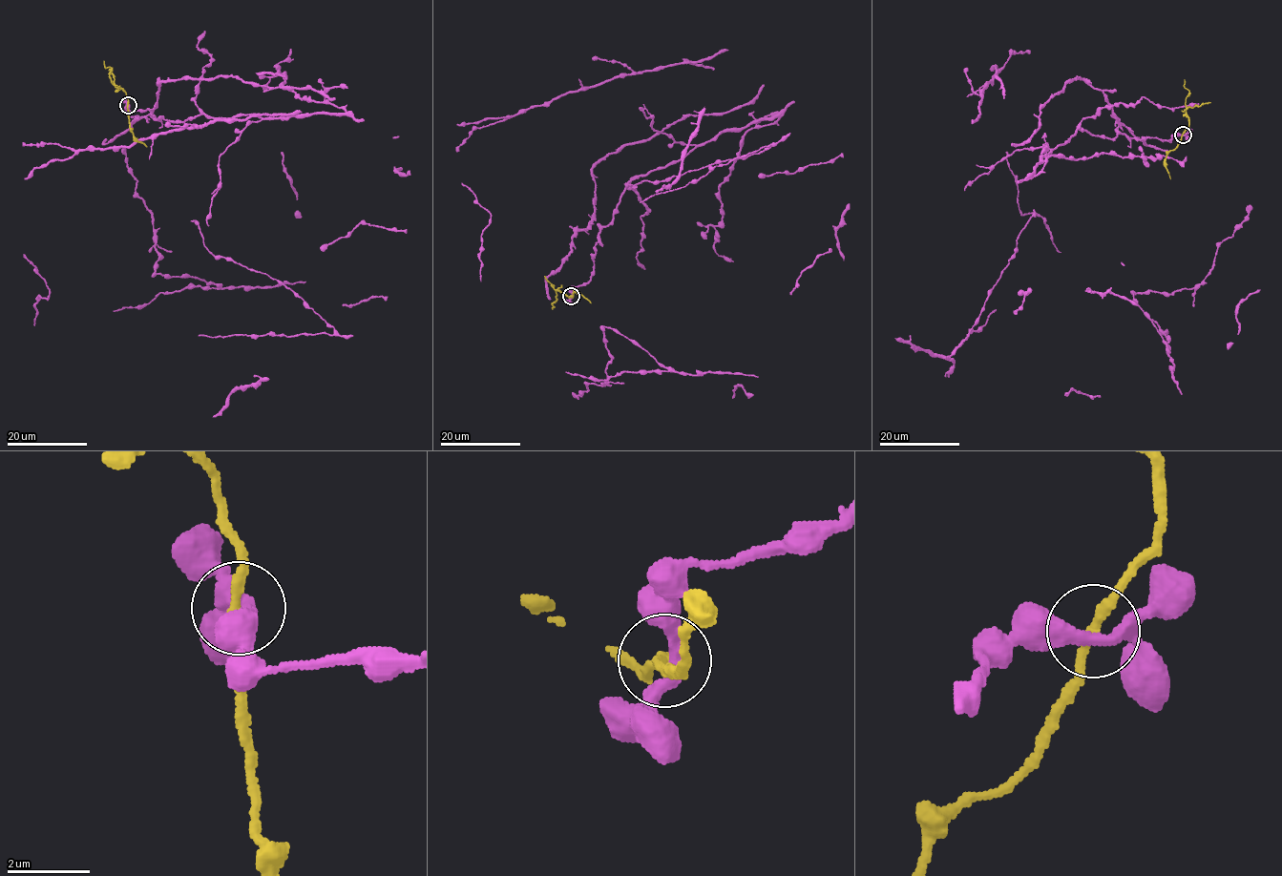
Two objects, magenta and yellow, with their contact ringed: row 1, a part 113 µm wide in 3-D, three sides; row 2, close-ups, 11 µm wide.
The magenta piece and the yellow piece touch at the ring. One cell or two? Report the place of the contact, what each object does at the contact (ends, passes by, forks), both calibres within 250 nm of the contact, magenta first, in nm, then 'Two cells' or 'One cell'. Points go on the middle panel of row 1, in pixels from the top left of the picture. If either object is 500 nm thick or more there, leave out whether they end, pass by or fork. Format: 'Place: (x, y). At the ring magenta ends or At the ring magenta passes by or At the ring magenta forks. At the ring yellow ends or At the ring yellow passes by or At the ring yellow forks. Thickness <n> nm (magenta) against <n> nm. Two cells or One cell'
Place: (571, 296). At the ring magenta forks. At the ring yellow passes by. Thickness 280 nm (magenta) against 190 nm. Two cells

